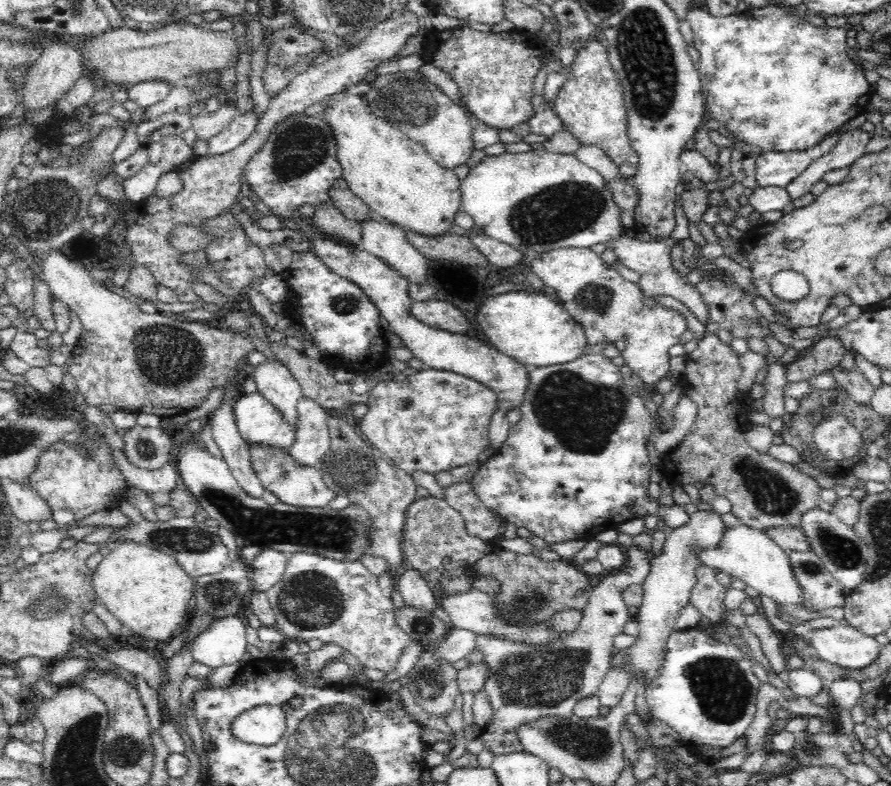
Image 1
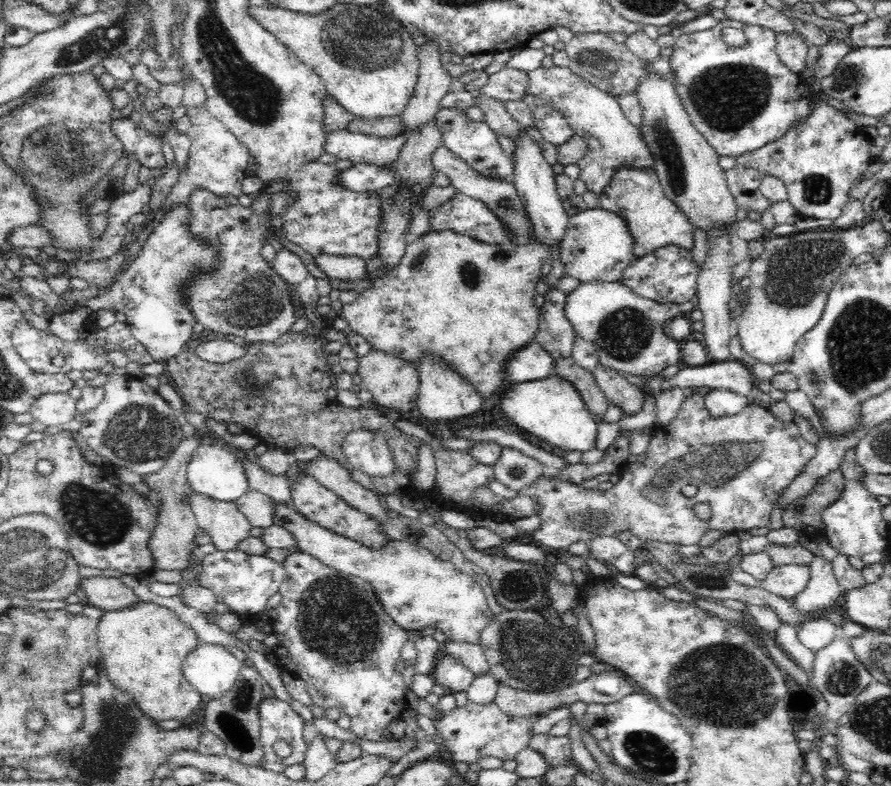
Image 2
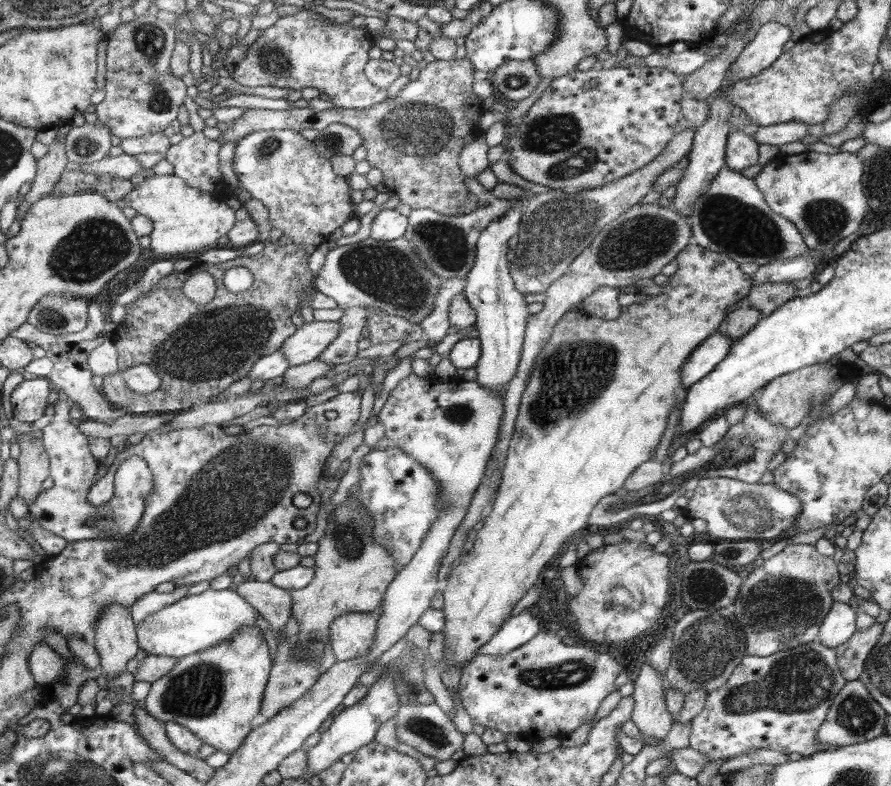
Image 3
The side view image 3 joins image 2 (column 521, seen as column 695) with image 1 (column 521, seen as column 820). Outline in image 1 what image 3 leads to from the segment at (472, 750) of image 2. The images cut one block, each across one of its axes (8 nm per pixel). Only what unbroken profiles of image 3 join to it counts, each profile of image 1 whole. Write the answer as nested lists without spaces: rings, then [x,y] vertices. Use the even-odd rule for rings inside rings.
[[[638,546],[625,549],[626,564],[619,572],[611,573],[602,582],[593,586],[589,603],[581,610],[583,617],[578,629],[568,636],[561,636],[553,644],[526,645],[515,640],[500,639],[492,636],[476,637],[477,651],[483,652],[482,663],[488,665],[488,678],[484,687],[489,694],[490,704],[494,709],[490,724],[482,728],[480,736],[483,738],[486,750],[495,755],[510,754],[524,750],[518,738],[517,728],[526,723],[537,722],[548,715],[567,719],[572,713],[574,705],[580,699],[596,695],[605,674],[611,670],[613,663],[614,638],[623,632],[623,628],[634,617],[634,611],[622,600],[620,594],[634,584],[643,584],[651,572],[651,560],[648,554]]]

